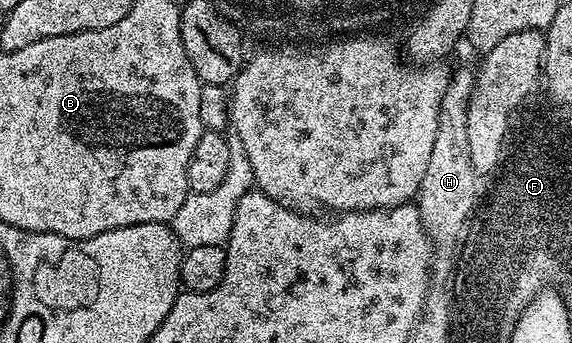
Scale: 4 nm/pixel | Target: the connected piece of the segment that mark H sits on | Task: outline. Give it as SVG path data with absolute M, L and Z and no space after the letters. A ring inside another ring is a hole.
M462 68L451 75L446 94L439 107L438 132L435 135L433 153L429 165L422 176L422 184L416 195L416 205L422 218L423 228L429 240L441 251L450 250L461 239L471 212L478 202L478 179L470 158L469 138L467 137L466 114L469 99L475 88L475 71Z

